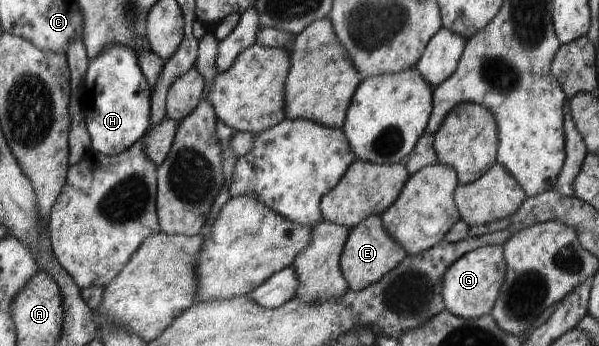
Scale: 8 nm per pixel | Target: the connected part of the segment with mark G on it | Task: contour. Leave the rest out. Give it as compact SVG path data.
M484 245L461 256L443 274L445 310L465 319L490 315L507 271L502 245Z

